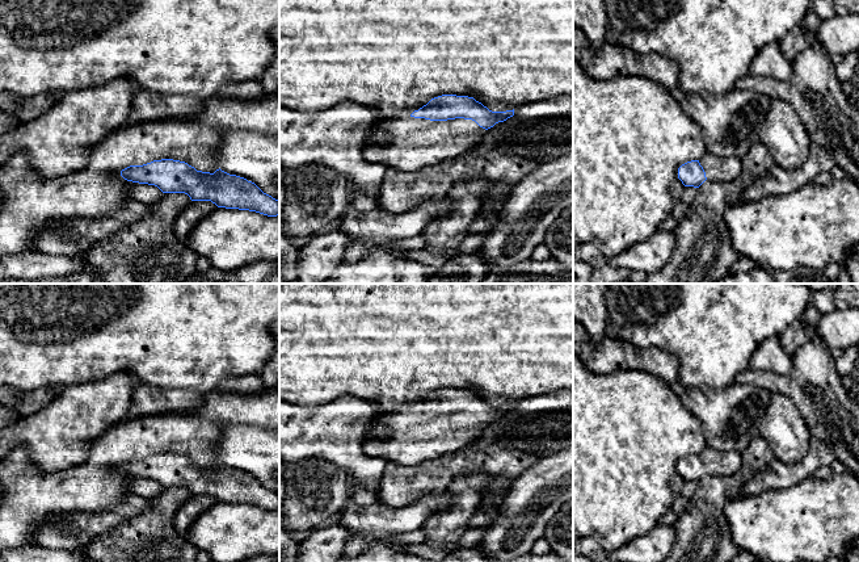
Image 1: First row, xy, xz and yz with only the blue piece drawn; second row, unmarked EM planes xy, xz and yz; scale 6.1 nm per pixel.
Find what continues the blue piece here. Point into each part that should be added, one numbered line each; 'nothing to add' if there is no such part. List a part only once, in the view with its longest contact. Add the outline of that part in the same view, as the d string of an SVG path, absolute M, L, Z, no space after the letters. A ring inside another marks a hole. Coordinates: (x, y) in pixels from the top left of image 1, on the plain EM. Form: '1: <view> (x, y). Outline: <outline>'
1: xz (415, 437). Outline: M404 410L378 415L371 423L388 428L387 437L366 435L362 452L371 458L413 466L455 453L480 437L487 427L472 414L430 415Z

